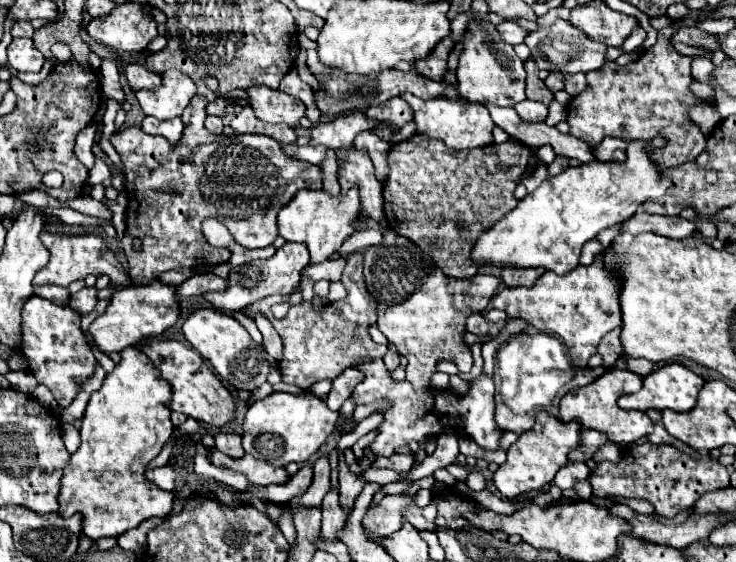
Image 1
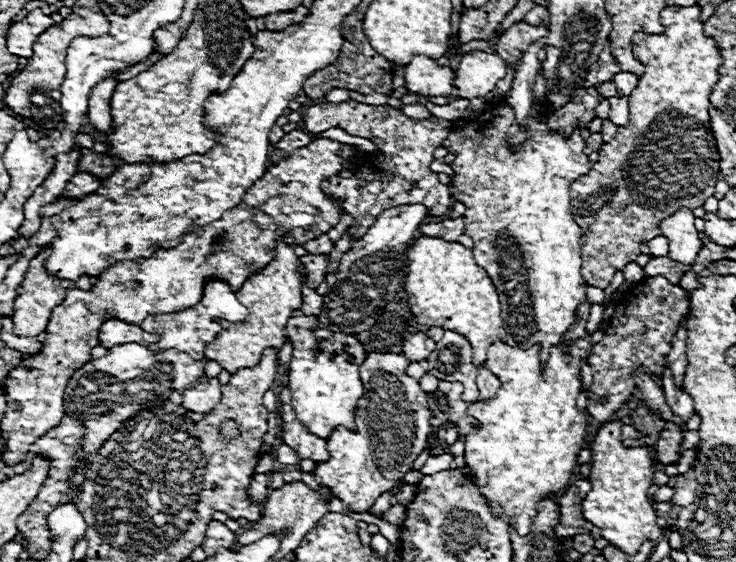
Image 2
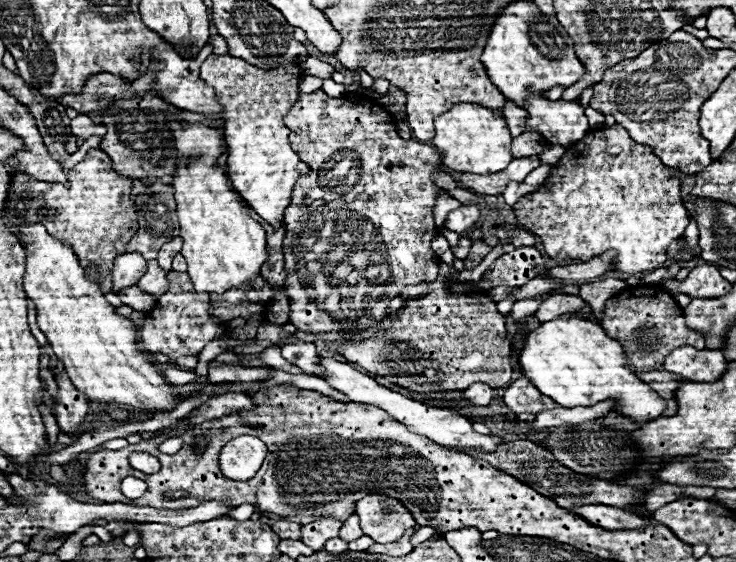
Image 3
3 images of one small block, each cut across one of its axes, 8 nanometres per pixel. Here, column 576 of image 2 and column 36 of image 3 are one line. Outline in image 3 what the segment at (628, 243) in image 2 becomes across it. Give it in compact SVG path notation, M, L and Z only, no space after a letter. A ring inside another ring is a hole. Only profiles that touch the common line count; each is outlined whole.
M92 148L86 158L82 162L78 162L70 172L68 172L68 186L64 184L52 184L52 182L42 182L36 180L24 172L16 172L12 176L8 194L20 198L24 202L24 214L20 218L24 218L24 222L36 222L36 224L44 224L48 234L62 240L64 244L68 244L74 254L78 256L82 266L90 266L94 264L98 270L98 284L102 286L104 292L112 290L112 266L116 256L126 252L126 244L130 242L130 238L136 234L138 230L138 222L136 222L136 206L130 200L130 192L132 192L132 180L124 178L120 174L116 174L116 170L112 168L112 160L108 158L106 152L102 152L100 148Z

